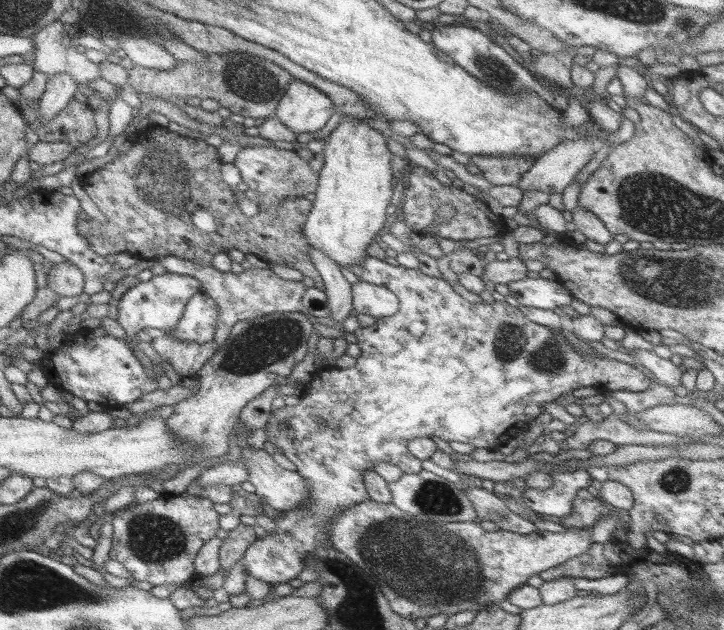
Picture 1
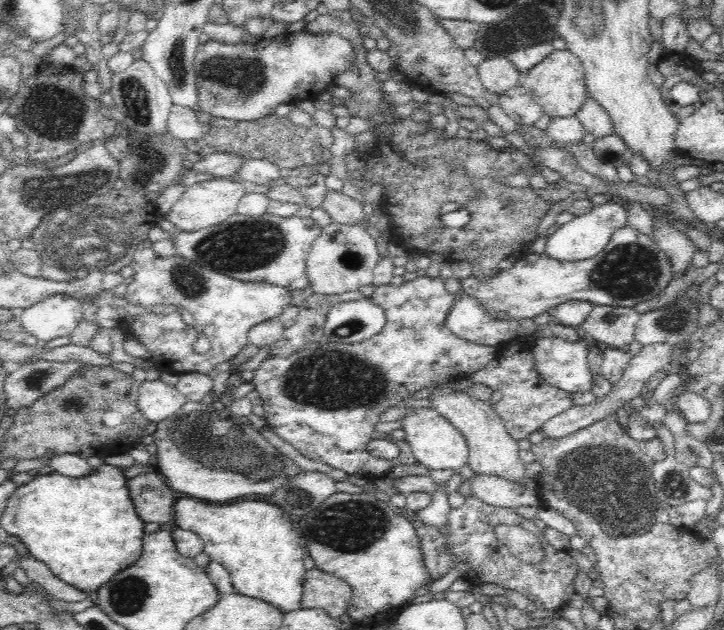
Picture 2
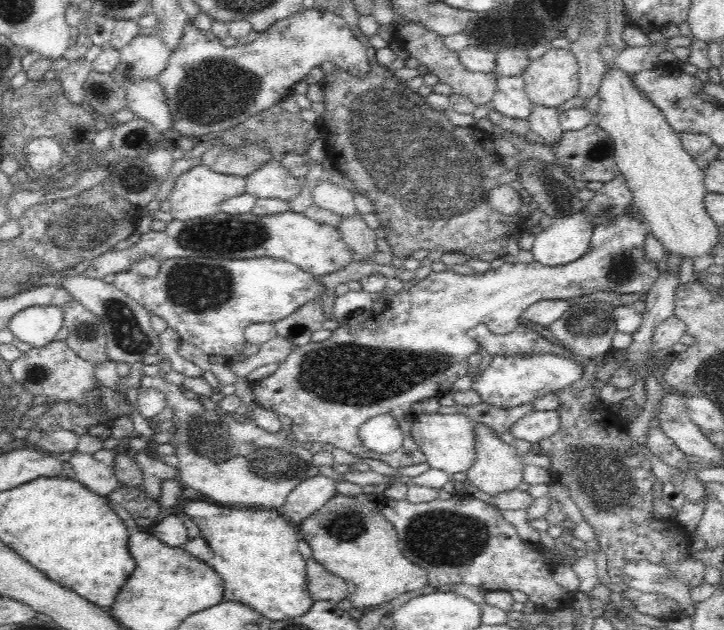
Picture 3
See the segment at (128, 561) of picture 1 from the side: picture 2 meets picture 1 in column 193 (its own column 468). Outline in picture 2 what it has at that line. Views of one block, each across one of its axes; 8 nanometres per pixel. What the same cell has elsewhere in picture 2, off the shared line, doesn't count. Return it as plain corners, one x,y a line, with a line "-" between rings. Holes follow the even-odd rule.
469,495
466,497
466,503
460,508
450,510
448,526
442,532
438,532
433,526
428,526
419,519
412,525
420,535
430,578
440,579
458,562
470,560
471,568
465,578
471,582
497,584
506,590
520,592
522,596
528,598
529,602
540,604
546,610
558,609
562,604
570,602
571,598
577,597
576,587
574,587
574,581
580,571
577,562
566,550
558,551
549,543
542,529
536,527
530,519
519,515
517,508
495,507
-
502,524
520,525
528,532
536,533
544,545
546,559
540,565
533,566
524,565
518,561
505,544
496,538
495,528

